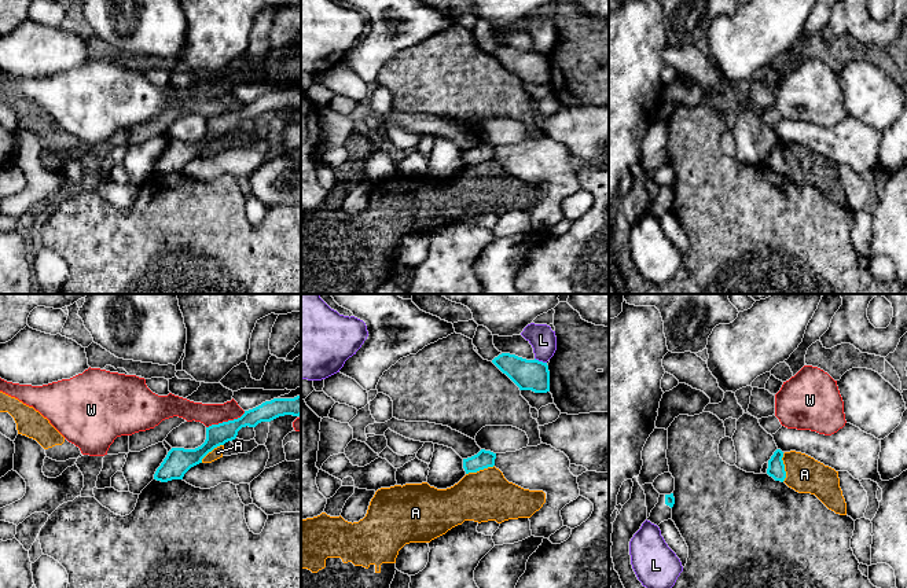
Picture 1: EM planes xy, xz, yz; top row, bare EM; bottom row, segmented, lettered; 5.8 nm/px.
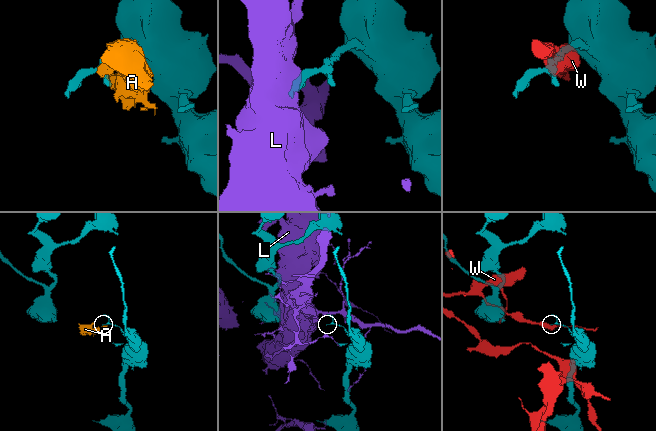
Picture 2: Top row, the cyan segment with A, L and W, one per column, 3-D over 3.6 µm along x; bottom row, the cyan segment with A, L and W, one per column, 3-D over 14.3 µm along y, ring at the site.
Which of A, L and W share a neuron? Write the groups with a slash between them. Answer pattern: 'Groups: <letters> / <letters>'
Groups: A / L / W

